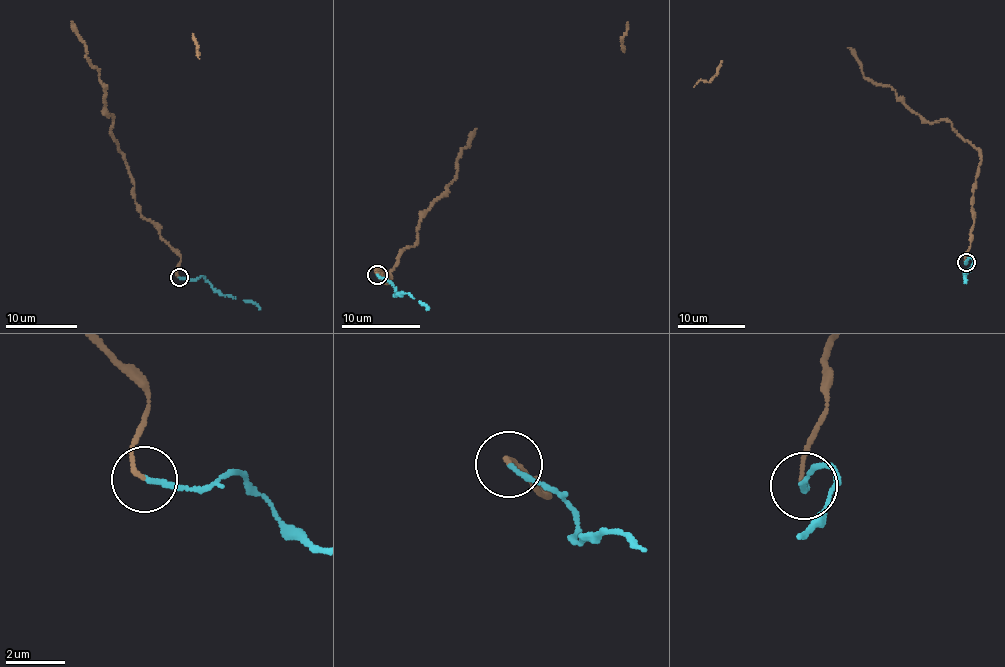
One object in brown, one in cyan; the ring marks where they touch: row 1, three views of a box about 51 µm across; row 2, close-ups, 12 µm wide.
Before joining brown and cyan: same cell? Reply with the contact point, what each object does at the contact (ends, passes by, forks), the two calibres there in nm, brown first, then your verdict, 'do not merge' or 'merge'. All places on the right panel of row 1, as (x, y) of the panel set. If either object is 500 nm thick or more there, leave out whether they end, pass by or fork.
(966, 262) | brown ends | cyan ends | 130/150 nm | merge

